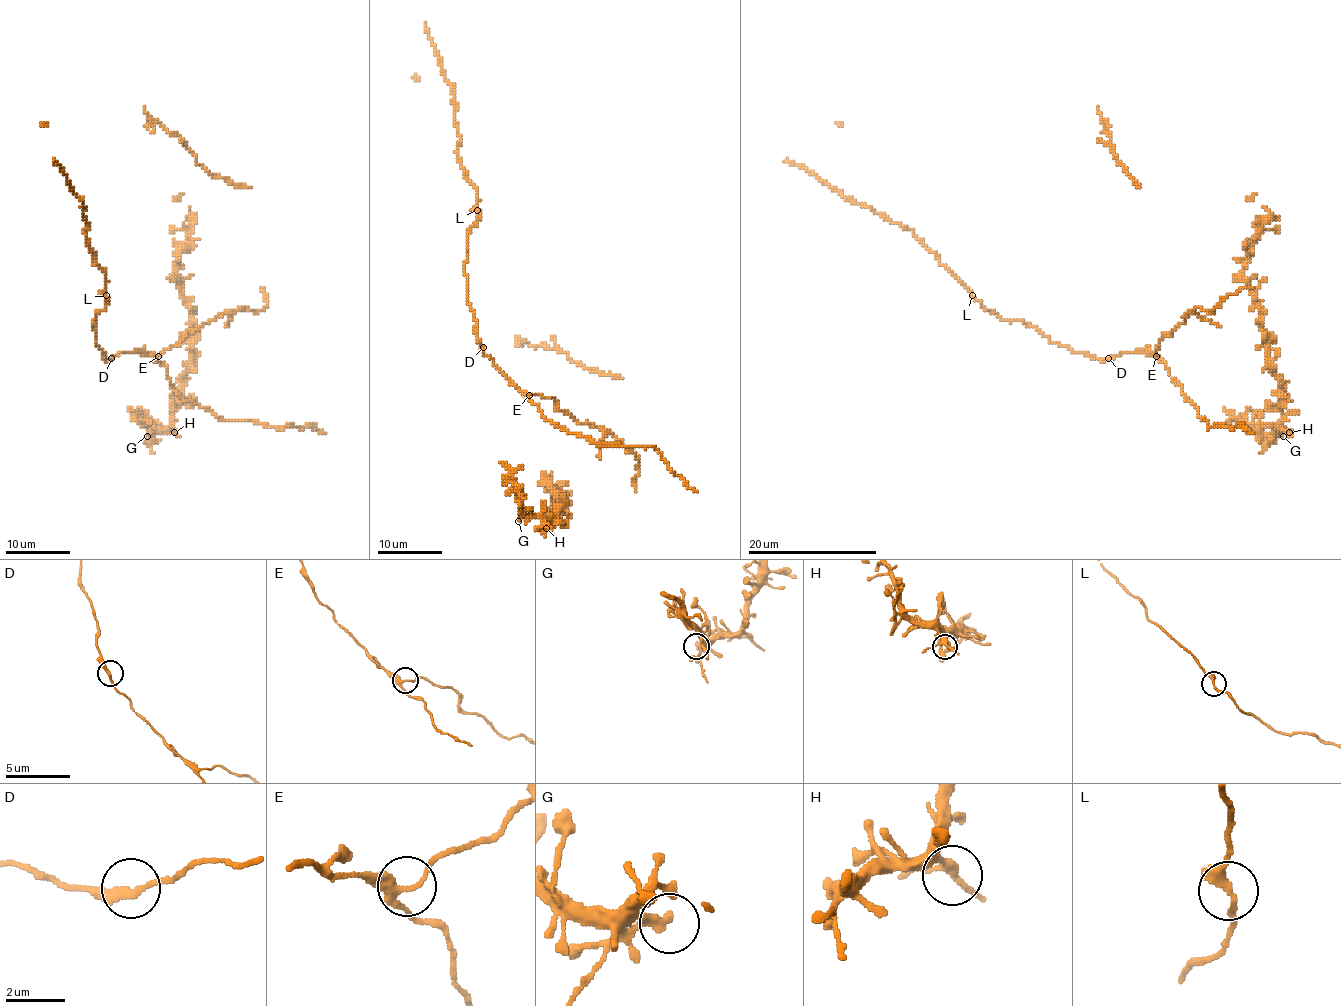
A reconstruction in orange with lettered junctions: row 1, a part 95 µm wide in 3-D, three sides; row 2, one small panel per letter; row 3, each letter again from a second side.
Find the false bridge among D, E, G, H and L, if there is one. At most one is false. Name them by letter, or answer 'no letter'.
E

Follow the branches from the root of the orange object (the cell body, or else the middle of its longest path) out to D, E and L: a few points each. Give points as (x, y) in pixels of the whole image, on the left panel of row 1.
D: (182, 339), (158, 356), (121, 351), (111, 358)
E: (182, 339), (158, 356)
L: (182, 339), (158, 356), (121, 351), (105, 358), (97, 345), (93, 324), (106, 305), (106, 295)

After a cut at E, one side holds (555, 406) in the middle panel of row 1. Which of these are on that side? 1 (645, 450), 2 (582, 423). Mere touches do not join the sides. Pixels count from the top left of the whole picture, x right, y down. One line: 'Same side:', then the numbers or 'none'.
Same side: 2

